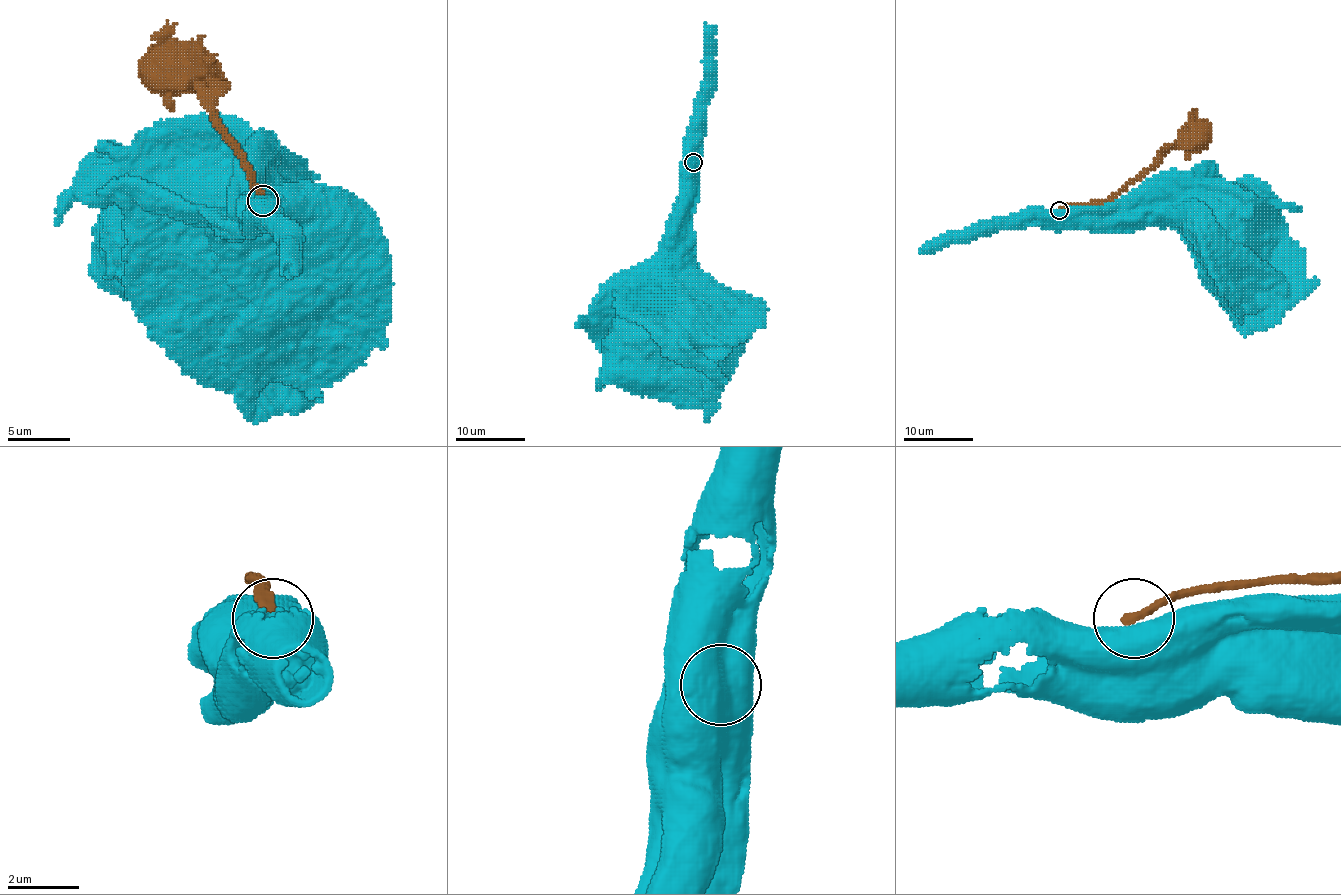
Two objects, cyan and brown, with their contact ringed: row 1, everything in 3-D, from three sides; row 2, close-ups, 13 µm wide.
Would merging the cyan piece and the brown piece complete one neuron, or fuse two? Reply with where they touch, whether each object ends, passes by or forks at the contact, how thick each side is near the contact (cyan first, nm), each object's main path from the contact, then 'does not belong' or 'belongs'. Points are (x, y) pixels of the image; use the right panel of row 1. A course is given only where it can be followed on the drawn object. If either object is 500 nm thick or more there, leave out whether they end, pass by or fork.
at (1059, 210); 750 nm thick on the cyan side, 300 nm on the other; cyan runs (1059, 212), (1106, 217), (1151, 217), (1179, 222), (1216, 254), (1244, 254), (1268, 278), (1319, 280); brown runs (1059, 210), (1083, 203), (1102, 203), (1115, 198), (1167, 149), (1178, 143), (1188, 128), (1193, 129); does not belong

